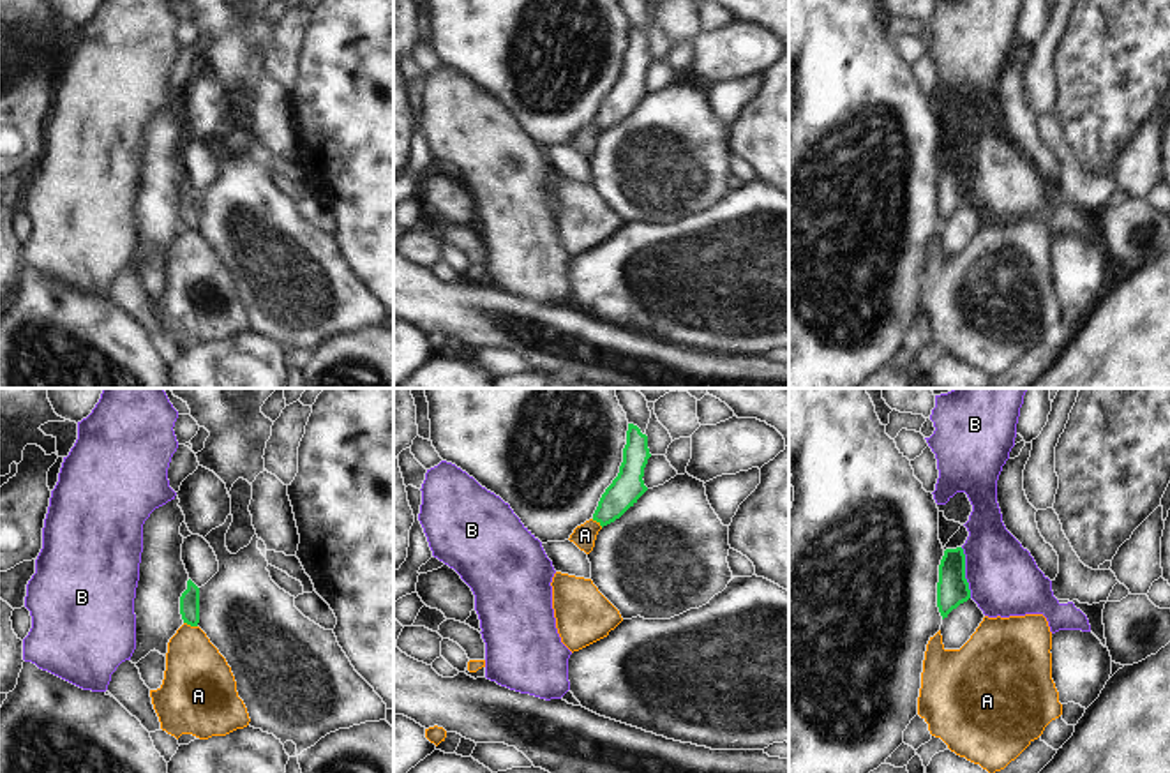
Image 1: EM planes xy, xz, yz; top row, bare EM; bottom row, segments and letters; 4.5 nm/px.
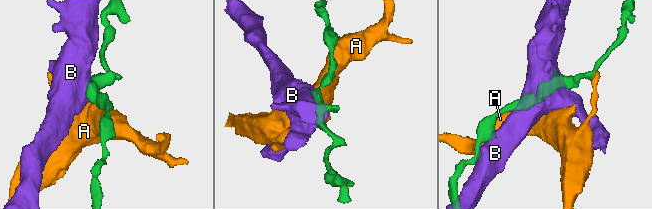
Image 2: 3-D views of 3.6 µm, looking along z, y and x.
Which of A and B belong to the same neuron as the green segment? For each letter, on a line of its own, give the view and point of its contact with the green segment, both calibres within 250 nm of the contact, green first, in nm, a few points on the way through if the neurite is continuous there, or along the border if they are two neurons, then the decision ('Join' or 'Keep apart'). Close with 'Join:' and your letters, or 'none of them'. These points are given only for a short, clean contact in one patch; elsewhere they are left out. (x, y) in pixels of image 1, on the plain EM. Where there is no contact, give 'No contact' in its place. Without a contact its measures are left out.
A: Touches green at xy (191, 230). Thickness 100 nm (green) against 300 nm. Keep apart
B: Touches green at yz (964, 177). Thickness 140 nm (green) against 320 nm. Keep apart
Join: none of them

